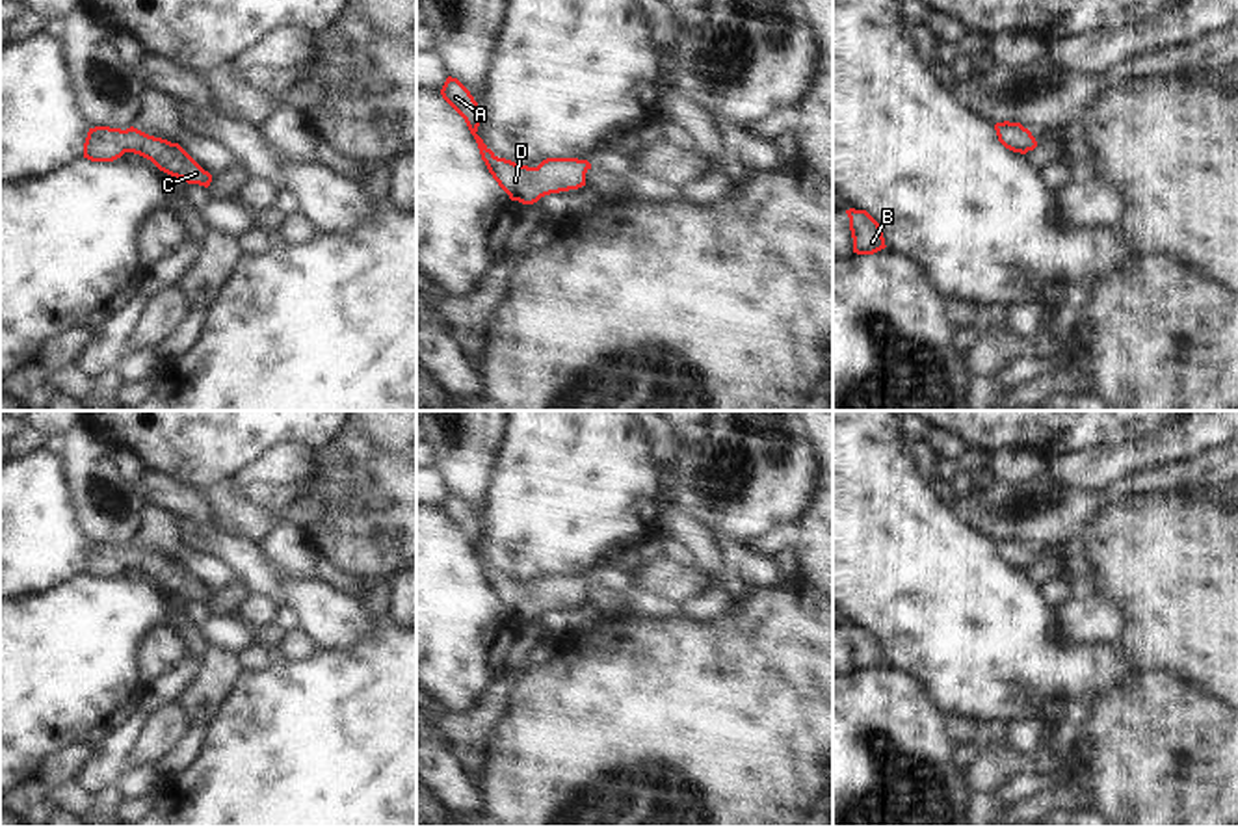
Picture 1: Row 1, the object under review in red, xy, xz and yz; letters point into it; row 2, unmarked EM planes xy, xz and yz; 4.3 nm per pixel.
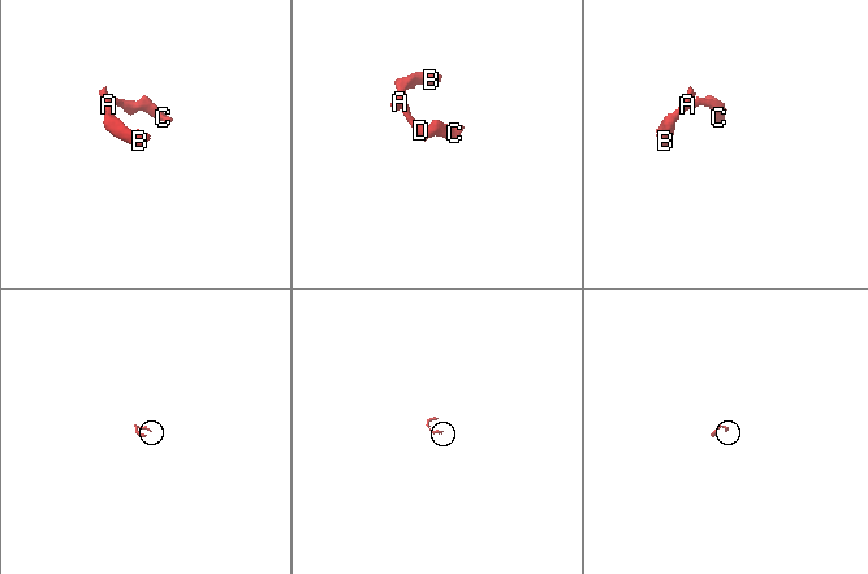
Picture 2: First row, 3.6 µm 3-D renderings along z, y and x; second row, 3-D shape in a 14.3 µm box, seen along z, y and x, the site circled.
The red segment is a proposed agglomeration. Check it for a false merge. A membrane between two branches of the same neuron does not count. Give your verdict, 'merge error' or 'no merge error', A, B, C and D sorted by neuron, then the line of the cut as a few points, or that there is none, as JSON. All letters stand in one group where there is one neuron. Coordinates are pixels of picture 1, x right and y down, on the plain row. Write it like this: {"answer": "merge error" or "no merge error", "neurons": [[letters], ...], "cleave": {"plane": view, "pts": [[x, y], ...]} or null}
{"answer": "no merge error", "neurons": [["A", "B", "C", "D"]], "cleave": null}

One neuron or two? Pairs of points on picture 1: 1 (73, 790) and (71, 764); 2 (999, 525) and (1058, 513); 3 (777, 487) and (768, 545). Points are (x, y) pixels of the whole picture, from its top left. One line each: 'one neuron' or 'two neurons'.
1: one neuron
2: one neuron
3: two neurons

